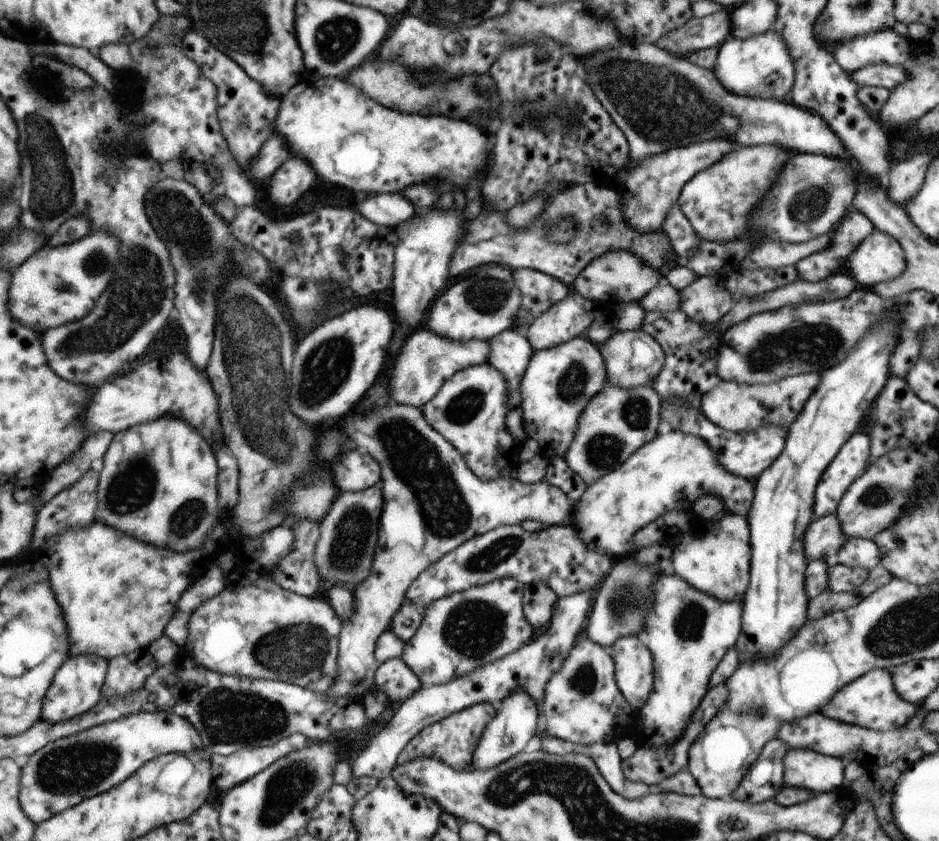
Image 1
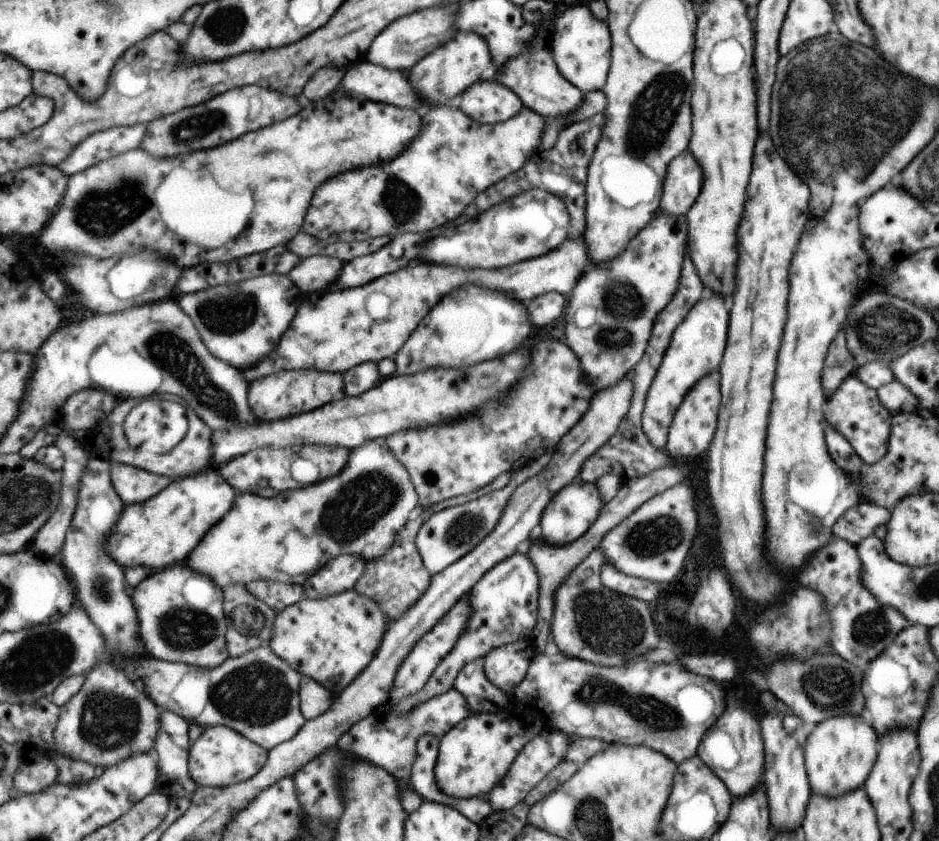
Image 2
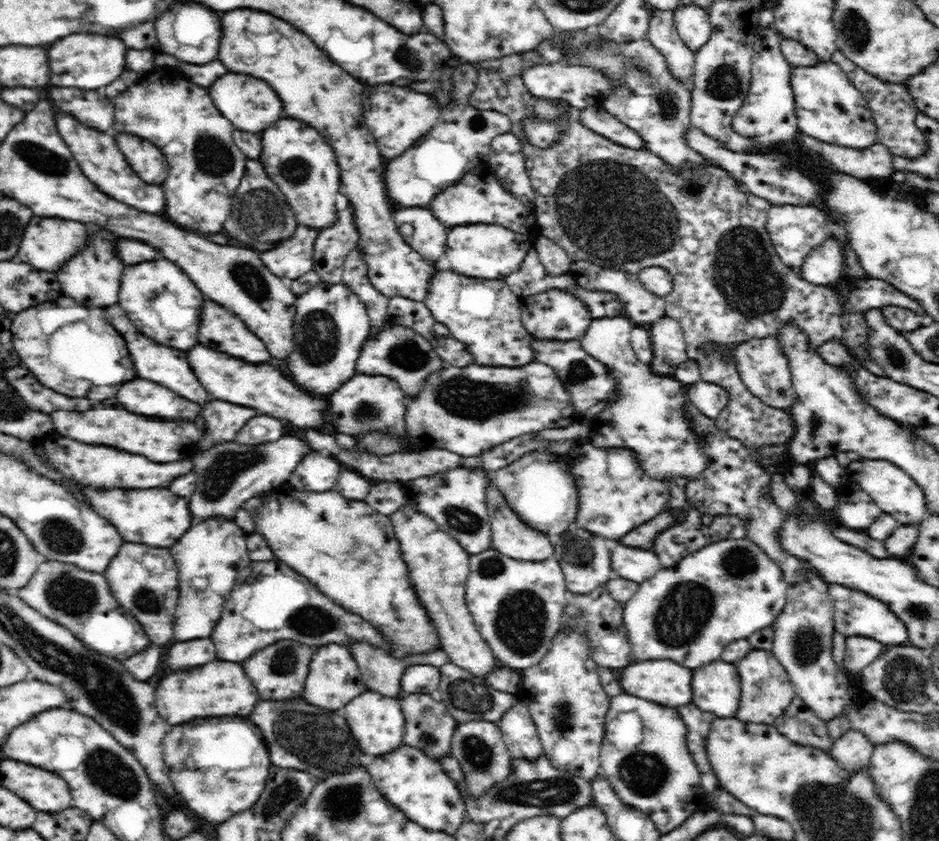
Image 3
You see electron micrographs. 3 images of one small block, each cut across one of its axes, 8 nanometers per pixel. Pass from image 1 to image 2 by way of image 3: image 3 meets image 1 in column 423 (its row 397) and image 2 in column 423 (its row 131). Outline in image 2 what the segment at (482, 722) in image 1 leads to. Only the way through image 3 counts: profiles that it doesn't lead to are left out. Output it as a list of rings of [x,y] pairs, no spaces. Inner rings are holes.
[[[509,472],[499,474],[499,476],[495,477],[495,480],[491,480],[489,484],[479,490],[439,501],[426,509],[415,512],[412,517],[407,519],[405,526],[399,530],[399,534],[395,536],[395,542],[391,544],[391,548],[387,552],[383,552],[383,556],[378,561],[365,563],[365,570],[359,576],[358,582],[355,583],[353,589],[358,593],[362,593],[363,596],[369,596],[371,600],[379,604],[381,612],[388,619],[401,618],[401,614],[407,612],[419,600],[419,596],[423,596],[423,592],[429,588],[431,574],[427,572],[425,565],[422,563],[422,557],[417,548],[417,534],[421,530],[422,524],[429,520],[431,514],[439,512],[444,507],[465,504],[470,500],[475,500],[503,488],[509,482],[509,477]]]

